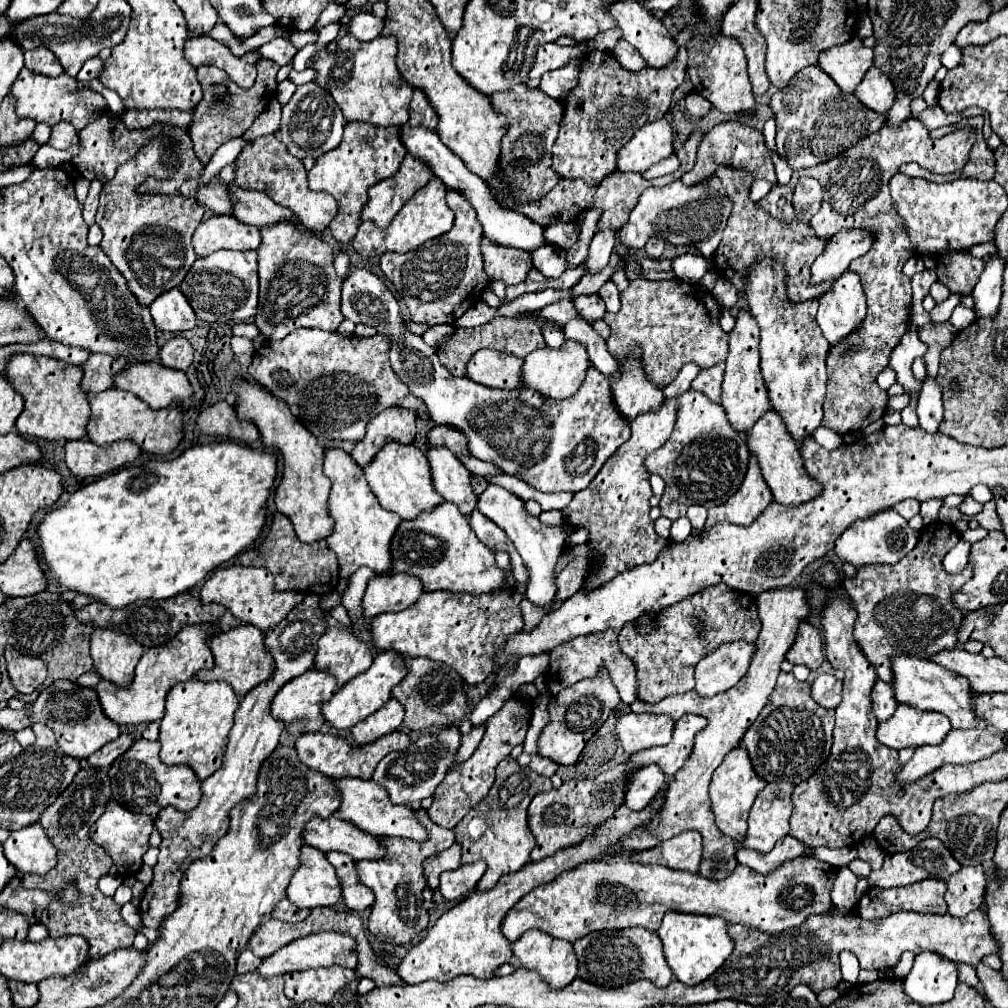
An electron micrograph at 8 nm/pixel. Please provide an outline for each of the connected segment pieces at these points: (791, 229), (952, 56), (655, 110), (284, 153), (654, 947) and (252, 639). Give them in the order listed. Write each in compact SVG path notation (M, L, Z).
M720 167L716 171L716 175L722 181L726 195L730 195L730 201L732 201L732 213L728 217L728 225L726 225L726 229L722 233L722 241L720 241L720 245L718 245L718 249L712 257L712 265L718 271L718 275L728 279L738 289L738 293L744 293L746 279L748 279L752 265L758 263L762 257L766 257L766 259L776 259L784 265L786 293L788 293L790 301L794 301L794 303L806 301L806 299L818 297L826 289L830 289L830 285L834 281L826 281L826 283L820 283L820 285L810 283L810 265L822 253L824 243L826 243L826 239L816 237L816 233L808 225L808 219L811 219L820 209L822 185L818 181L814 181L812 177L800 177L792 199L797 219L800 219L800 221L788 225L788 223L776 221L766 211L758 209L756 203L748 201L750 187L752 181L754 181L752 175L748 175L746 171L728 169L728 167Z
M954 43L954 49L942 53L942 65L952 69L952 67L958 67L958 63L962 61L962 47Z
M691 28L680 32L680 35L674 39L674 43L678 45L678 57L674 57L674 61L662 69L654 69L654 67L644 67L640 71L626 71L618 59L612 53L602 53L602 51L588 51L584 57L604 57L600 61L592 61L592 59L582 59L580 63L580 81L578 85L566 95L566 101L562 101L564 105L564 119L560 125L560 133L552 147L552 169L560 179L578 179L582 177L584 181L598 181L606 175L610 175L616 169L616 153L622 145L626 145L632 135L646 123L652 123L656 119L662 119L672 103L672 95L674 89L684 81L684 69L686 69L686 44L693 36Z
M262 135L256 141L250 141L250 145L246 145L246 149L242 149L242 153L236 157L234 167L236 167L236 175L234 175L232 185L240 187L240 189L252 189L252 191L266 193L278 205L292 209L294 215L308 229L312 229L316 233L322 233L336 213L334 197L330 197L328 193L316 193L316 191L308 189L306 169L304 169L302 161L298 157L290 155L286 145L282 145L282 141L278 141L276 135Z
M644 927L594 931L574 941L574 951L578 957L578 977L584 981L594 981L594 985L618 987L634 983L638 979L650 979L656 987L666 987L674 977L664 959L660 937Z
M242 625L224 633L214 635L210 641L210 649L214 653L214 669L198 673L200 681L226 681L232 685L234 693L242 699L248 691L252 691L256 685L266 681L274 671L274 657L264 645L264 633L256 629L254 625Z

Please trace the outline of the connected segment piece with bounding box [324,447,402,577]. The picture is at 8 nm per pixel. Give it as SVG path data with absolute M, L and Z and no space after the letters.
M324 449L324 473L332 481L328 513L334 519L334 529L326 543L338 557L340 577L350 577L362 565L374 569L376 573L386 573L390 569L390 539L402 519L378 503L364 479L362 467L354 465L350 453L344 449Z

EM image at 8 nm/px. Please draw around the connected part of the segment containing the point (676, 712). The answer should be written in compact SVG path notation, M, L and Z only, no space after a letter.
M770 589L766 593L756 595L756 605L758 605L760 621L762 621L762 631L756 639L756 649L754 649L754 657L750 661L750 669L746 671L742 681L738 681L738 685L734 685L732 689L728 689L724 693L718 693L712 699L702 699L702 697L698 697L696 691L688 691L684 695L666 697L664 701L660 701L656 705L634 701L630 707L636 713L664 713L664 715L670 715L674 721L678 721L686 713L696 713L696 715L706 717L708 725L706 725L706 729L702 729L696 735L694 751L688 757L686 765L668 783L666 803L662 805L662 809L654 817L654 821L650 823L650 829L634 831L630 837L626 837L622 841L622 845L626 851L630 851L630 849L642 851L642 849L650 849L650 847L658 845L660 841L670 839L676 833L682 833L688 829L698 829L704 839L704 855L702 855L698 873L712 881L726 879L736 869L738 861L736 861L734 839L726 837L714 825L714 815L712 815L710 799L708 799L710 777L712 777L714 769L722 763L726 753L740 745L744 731L754 723L754 719L766 705L768 695L772 693L772 689L776 685L776 677L780 673L780 663L782 663L786 651L790 649L790 645L794 643L798 623L800 623L800 619L804 619L808 615L808 605L806 605L802 589Z

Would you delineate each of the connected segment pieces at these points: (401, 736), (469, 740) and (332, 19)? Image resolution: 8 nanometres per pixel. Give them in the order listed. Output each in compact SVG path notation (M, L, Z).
M392 731L370 745L350 745L346 739L336 737L332 733L306 733L296 739L296 751L298 751L298 759L306 767L320 771L322 775L328 775L334 779L338 779L338 777L372 779L372 773L384 755L388 755L390 751L402 751L410 743L412 743L412 739L408 737L408 733L402 733L402 731Z
M486 723L482 724L482 727L474 727L468 735L462 735L462 745L460 745L460 749L458 749L458 753L456 753L456 761L460 761L460 763L464 763L474 751L476 751L476 747L478 747L478 739L482 737L482 733L484 733L486 727Z
M328 5L328 7L322 11L322 15L318 17L312 33L320 33L320 29L326 27L326 25L330 25L330 23L340 23L340 19L342 19L344 13L346 13L346 7L344 7L344 5Z

